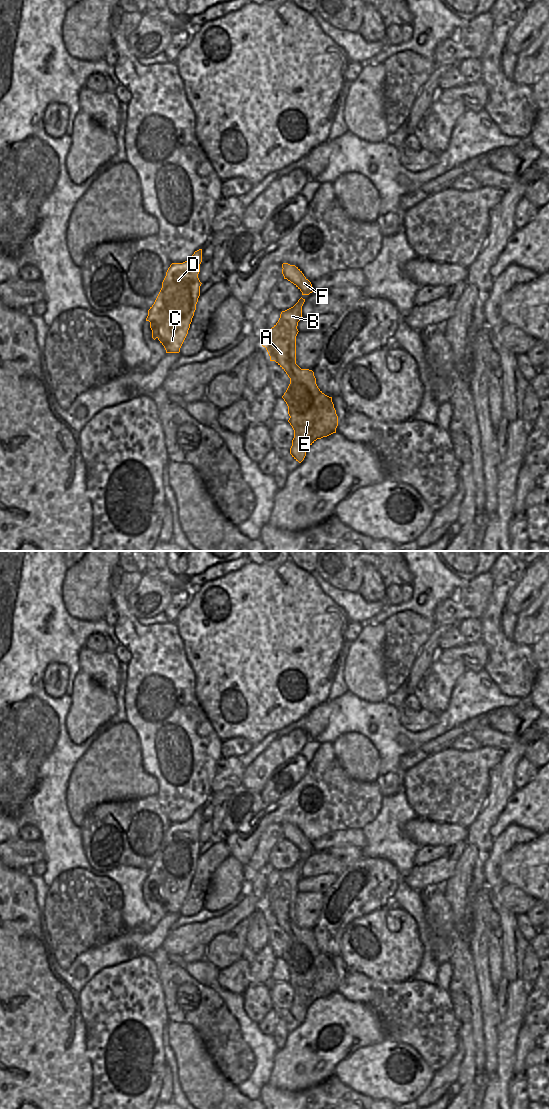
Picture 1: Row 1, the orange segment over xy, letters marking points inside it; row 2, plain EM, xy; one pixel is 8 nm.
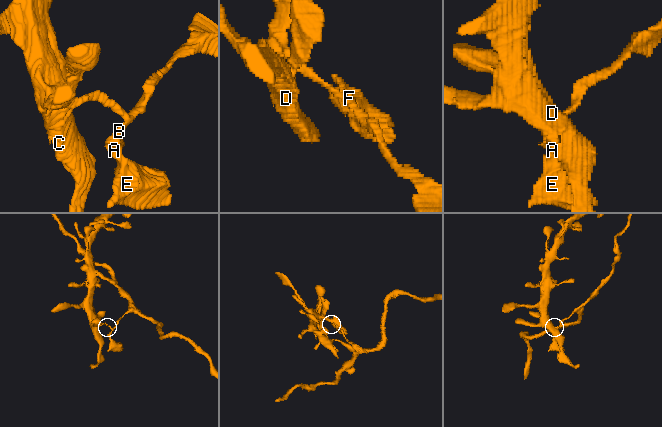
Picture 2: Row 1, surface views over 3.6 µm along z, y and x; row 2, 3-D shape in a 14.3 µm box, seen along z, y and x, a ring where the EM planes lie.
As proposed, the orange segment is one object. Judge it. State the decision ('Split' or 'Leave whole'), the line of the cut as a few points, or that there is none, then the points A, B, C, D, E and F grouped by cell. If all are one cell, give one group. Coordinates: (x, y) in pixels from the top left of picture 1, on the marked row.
Split. Split along xy (289, 264), (283, 268). Groups: A B E F / C D.

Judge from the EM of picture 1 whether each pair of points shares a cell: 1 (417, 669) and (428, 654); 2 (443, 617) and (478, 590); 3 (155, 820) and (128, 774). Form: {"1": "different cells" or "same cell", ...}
{"1": "same cell", "2": "same cell", "3": "different cells"}

